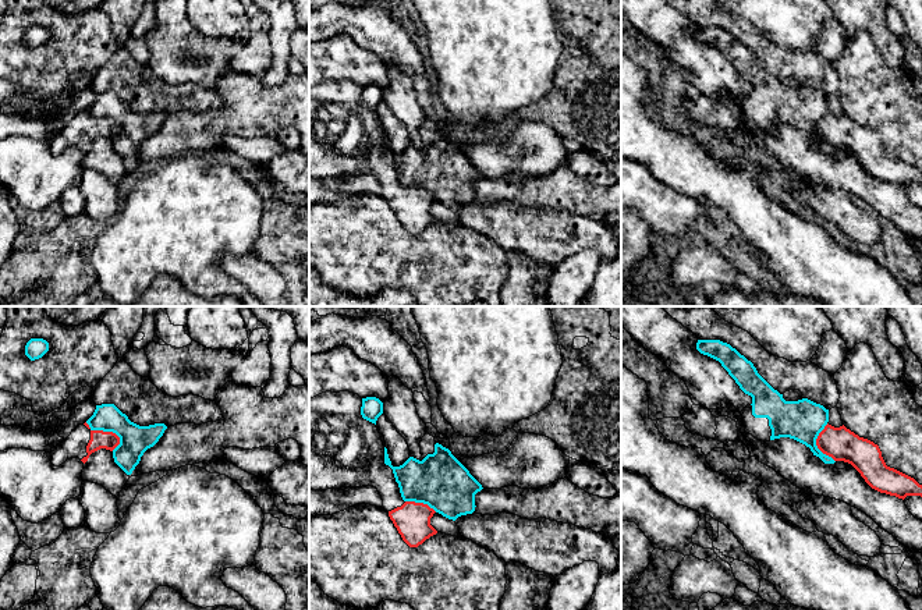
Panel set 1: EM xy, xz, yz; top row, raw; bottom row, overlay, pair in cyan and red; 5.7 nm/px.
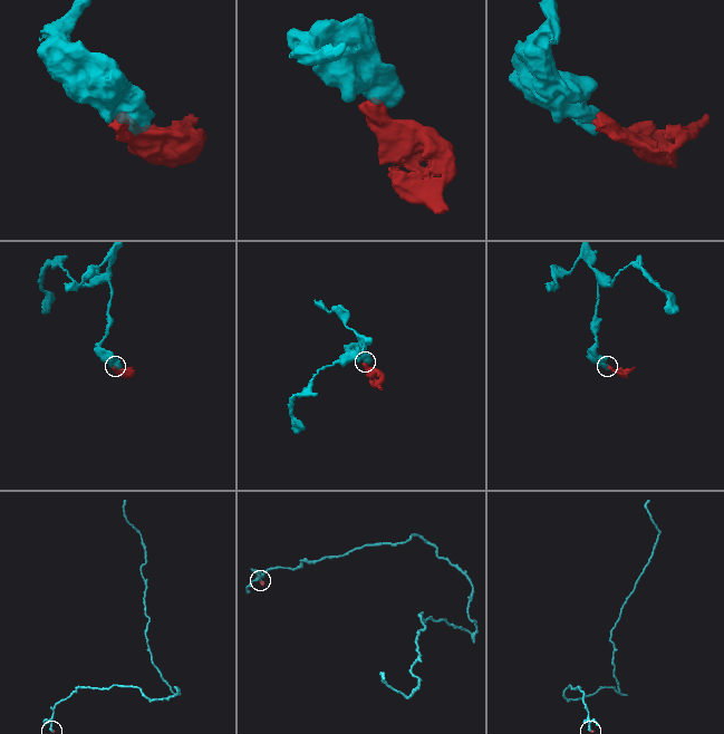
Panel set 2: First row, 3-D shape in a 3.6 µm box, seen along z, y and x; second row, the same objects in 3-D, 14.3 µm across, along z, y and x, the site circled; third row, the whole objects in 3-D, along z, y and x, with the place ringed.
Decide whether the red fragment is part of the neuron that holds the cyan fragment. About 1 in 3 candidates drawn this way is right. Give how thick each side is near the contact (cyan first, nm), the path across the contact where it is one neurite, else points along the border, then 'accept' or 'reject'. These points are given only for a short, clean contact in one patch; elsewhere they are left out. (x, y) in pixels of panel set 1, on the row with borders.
180 nm thick on the cyan side, 110 nm on the other; border along xy (85, 422), (92, 429), (112, 431), (120, 443); reject

